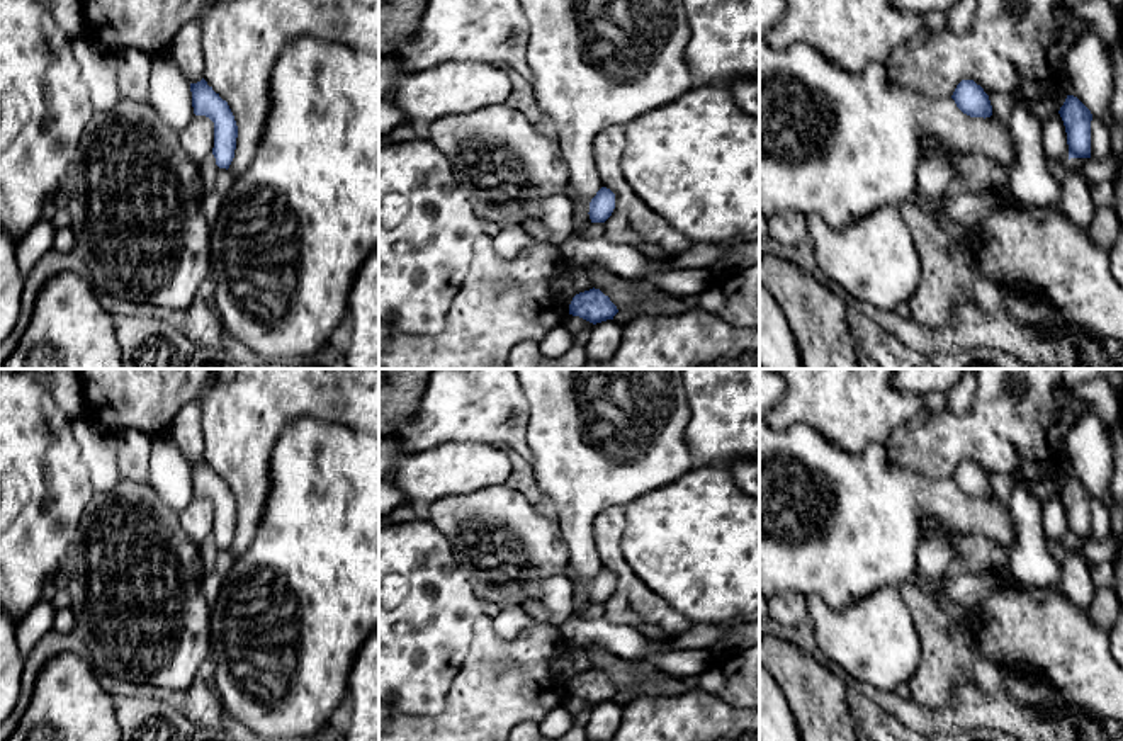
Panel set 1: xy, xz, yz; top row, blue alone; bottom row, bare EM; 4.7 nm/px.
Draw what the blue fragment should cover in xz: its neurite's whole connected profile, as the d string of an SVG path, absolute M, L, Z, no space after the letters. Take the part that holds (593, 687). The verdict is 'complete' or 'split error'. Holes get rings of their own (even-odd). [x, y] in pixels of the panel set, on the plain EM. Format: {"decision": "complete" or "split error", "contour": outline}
{"decision": "complete", "contour": "M590 670L573 678L569 695L579 697L593 705L613 700L617 687L600 670Z"}

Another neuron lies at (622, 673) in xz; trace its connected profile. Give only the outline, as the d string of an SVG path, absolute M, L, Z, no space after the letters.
M591 646L584 651L590 656L593 668L608 676L618 692L630 692L635 695L644 692L646 695L656 695L657 692L680 693L686 690L681 678L666 673L639 676L637 661L622 659L598 646Z

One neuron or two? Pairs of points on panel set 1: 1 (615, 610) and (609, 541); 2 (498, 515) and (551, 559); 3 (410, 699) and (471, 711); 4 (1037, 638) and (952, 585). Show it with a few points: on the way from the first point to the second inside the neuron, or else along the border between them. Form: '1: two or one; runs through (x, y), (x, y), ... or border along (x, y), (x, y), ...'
1: one; runs through (622, 593), (622, 571), (612, 558)
2: one; runs through (512, 526), (537, 551)
3: two; border along (461, 670), (440, 711), (434, 714), (403, 714)
4: two; border along (1010, 575), (984, 604), (970, 607)

